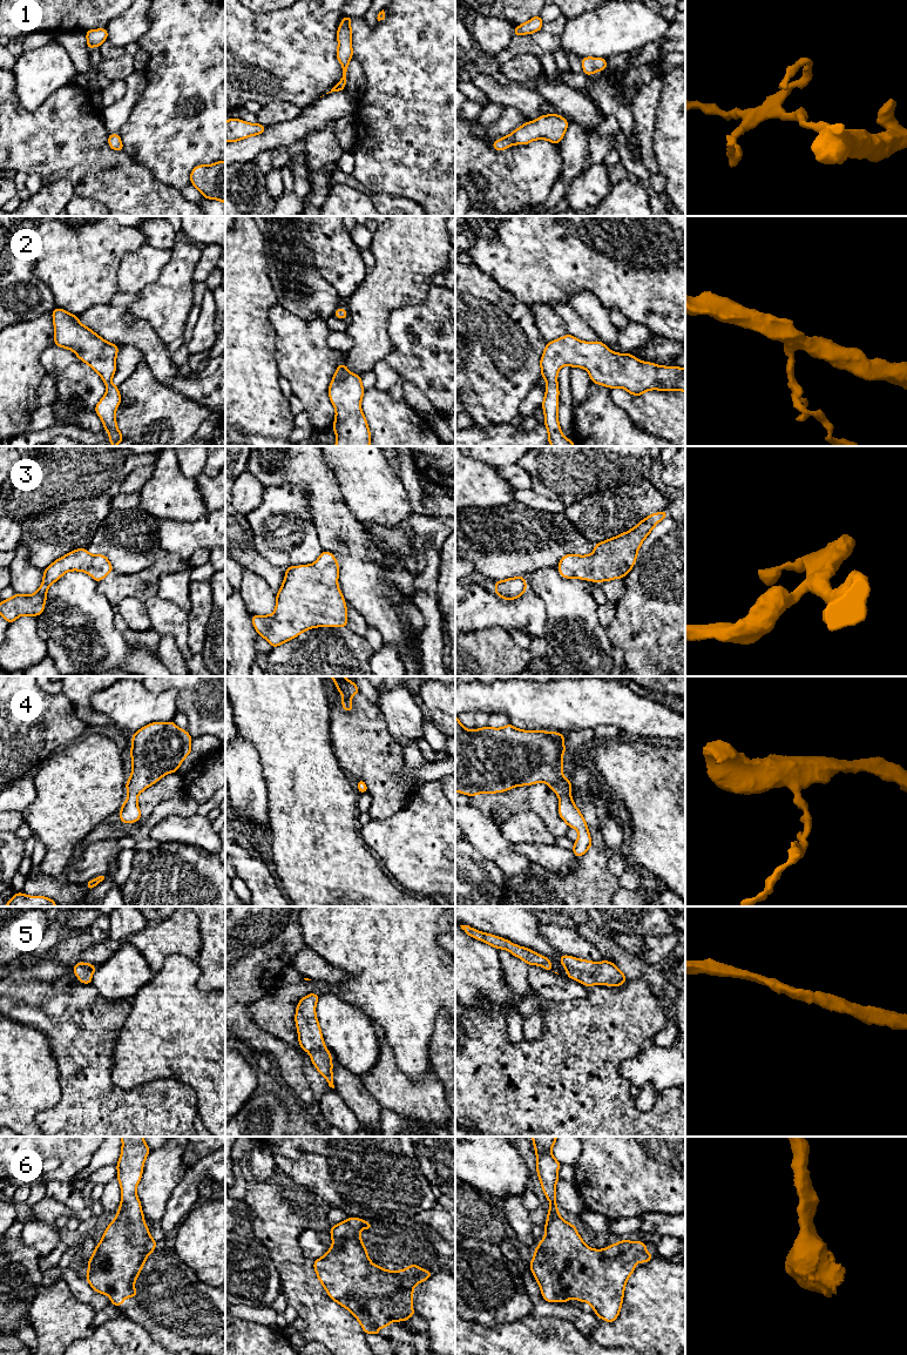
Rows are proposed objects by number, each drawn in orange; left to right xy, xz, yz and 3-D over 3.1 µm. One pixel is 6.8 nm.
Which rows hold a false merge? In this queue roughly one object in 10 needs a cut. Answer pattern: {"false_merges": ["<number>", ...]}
{"false_merges": []}

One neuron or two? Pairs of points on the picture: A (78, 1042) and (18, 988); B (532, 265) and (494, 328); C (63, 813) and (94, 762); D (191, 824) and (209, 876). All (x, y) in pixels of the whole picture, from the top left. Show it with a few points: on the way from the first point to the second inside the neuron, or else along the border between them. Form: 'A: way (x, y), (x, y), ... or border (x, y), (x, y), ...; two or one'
A: way (62, 1026), (45, 1009), (39, 1009), (33, 1003); one
B: border (493, 278), (528, 305); two
C: way (72, 800), (88, 775); one
D: border (171, 842), (189, 843), (212, 854); two

